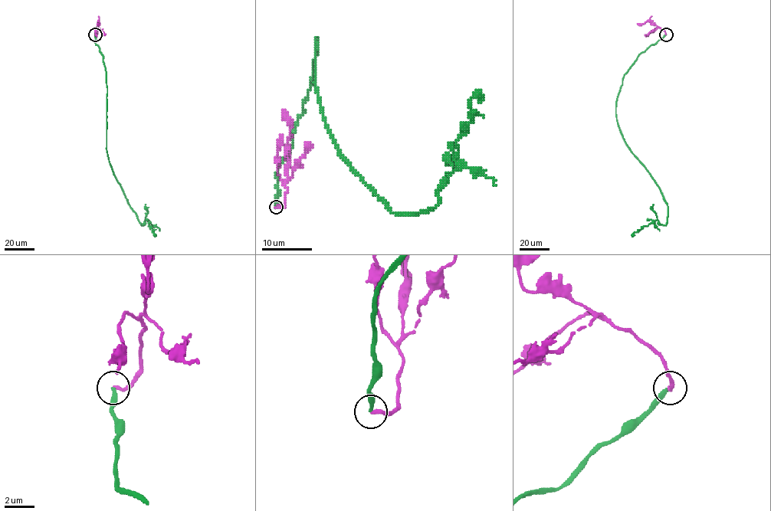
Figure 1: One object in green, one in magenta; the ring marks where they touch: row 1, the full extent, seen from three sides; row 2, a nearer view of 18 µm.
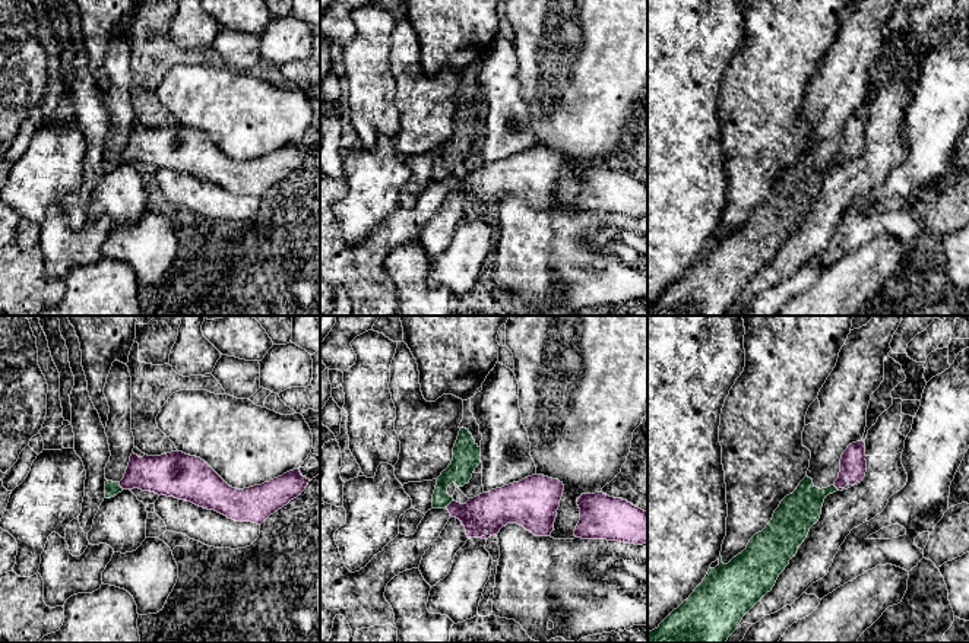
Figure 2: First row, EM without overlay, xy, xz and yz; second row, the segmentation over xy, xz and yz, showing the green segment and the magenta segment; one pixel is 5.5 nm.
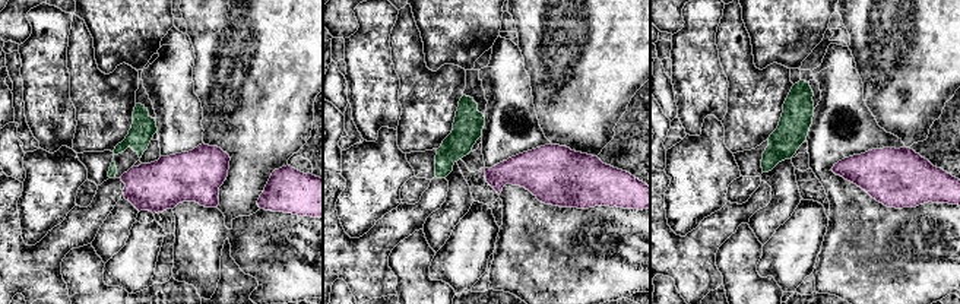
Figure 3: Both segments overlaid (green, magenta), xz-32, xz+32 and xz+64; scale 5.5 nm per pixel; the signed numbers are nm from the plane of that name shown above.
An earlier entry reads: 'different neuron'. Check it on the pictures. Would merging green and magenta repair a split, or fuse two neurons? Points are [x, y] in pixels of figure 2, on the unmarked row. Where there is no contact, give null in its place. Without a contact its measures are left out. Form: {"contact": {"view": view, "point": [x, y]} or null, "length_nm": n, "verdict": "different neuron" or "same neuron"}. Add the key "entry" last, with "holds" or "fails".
{"contact": {"view": "xz", "point": [449, 176]}, "length_nm": 60, "verdict": "different neuron", "entry": "holds"}

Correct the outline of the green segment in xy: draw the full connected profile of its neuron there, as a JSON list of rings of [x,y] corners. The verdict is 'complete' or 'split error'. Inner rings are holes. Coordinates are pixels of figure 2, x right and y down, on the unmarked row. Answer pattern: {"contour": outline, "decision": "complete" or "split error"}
{"contour": [[[117,32],[113,35],[104,67],[110,79],[105,107],[111,124],[110,134],[105,139],[105,171],[111,171],[123,164],[120,153],[124,151],[134,121],[132,105],[132,50],[126,37]]], "decision": "split error"}

